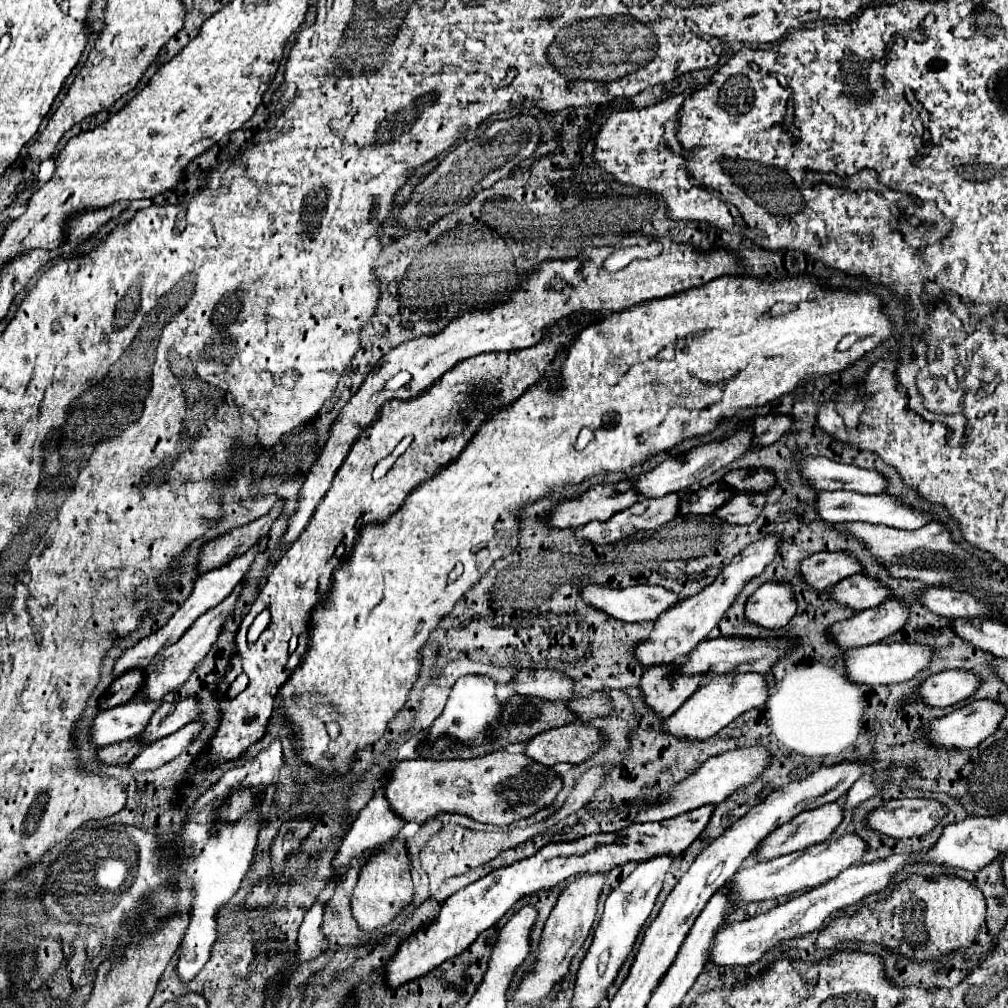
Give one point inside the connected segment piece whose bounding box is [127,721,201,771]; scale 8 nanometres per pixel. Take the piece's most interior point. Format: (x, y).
(162, 751)

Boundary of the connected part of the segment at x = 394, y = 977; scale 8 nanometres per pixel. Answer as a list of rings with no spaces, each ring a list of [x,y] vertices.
[[[705,805],[699,809],[687,811],[685,815],[677,815],[673,819],[663,819],[657,823],[633,823],[615,833],[595,833],[595,835],[581,837],[577,841],[547,843],[535,855],[491,871],[479,881],[453,893],[441,907],[435,921],[421,927],[399,947],[397,955],[387,965],[387,975],[385,975],[387,983],[391,987],[397,987],[405,981],[423,977],[443,961],[455,955],[461,955],[477,939],[479,933],[497,925],[501,915],[505,915],[523,897],[529,897],[539,891],[549,891],[577,875],[607,873],[613,867],[625,865],[629,861],[639,863],[659,855],[681,855],[681,851],[685,851],[705,829],[711,813],[713,813],[713,805]]]

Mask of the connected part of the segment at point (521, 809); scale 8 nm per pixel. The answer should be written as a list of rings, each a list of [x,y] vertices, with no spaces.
[[[499,749],[473,759],[395,761],[385,795],[393,811],[405,821],[423,823],[443,813],[459,813],[479,823],[505,827],[553,805],[561,789],[563,779],[557,777],[553,767],[545,767],[523,753],[513,755],[507,749]]]

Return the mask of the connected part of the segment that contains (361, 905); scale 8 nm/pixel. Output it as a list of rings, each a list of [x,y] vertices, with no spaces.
[[[395,841],[389,843],[385,851],[377,851],[377,855],[373,855],[373,859],[369,859],[363,865],[351,897],[353,917],[363,931],[381,931],[383,927],[391,925],[393,919],[411,905],[411,901],[413,901],[411,861],[407,857],[407,847]]]

